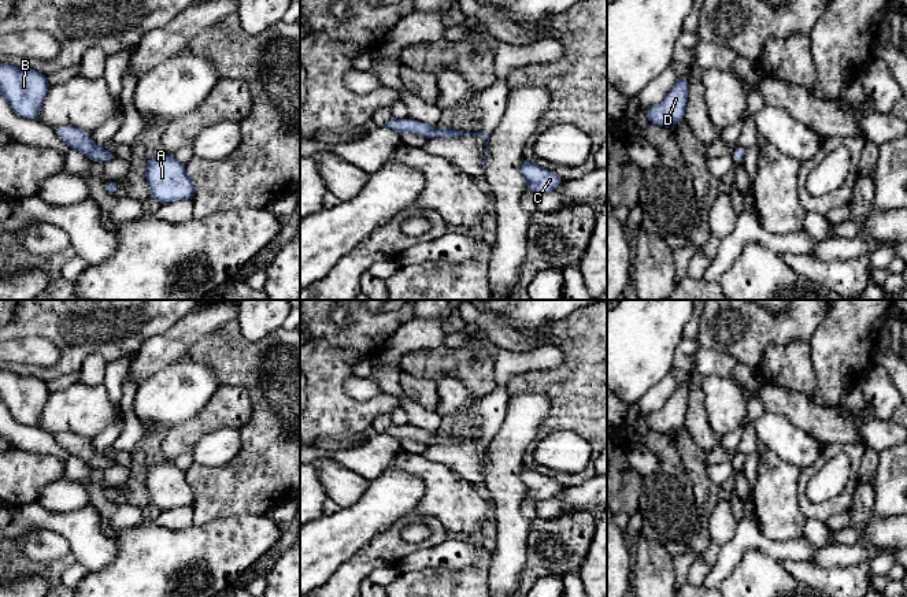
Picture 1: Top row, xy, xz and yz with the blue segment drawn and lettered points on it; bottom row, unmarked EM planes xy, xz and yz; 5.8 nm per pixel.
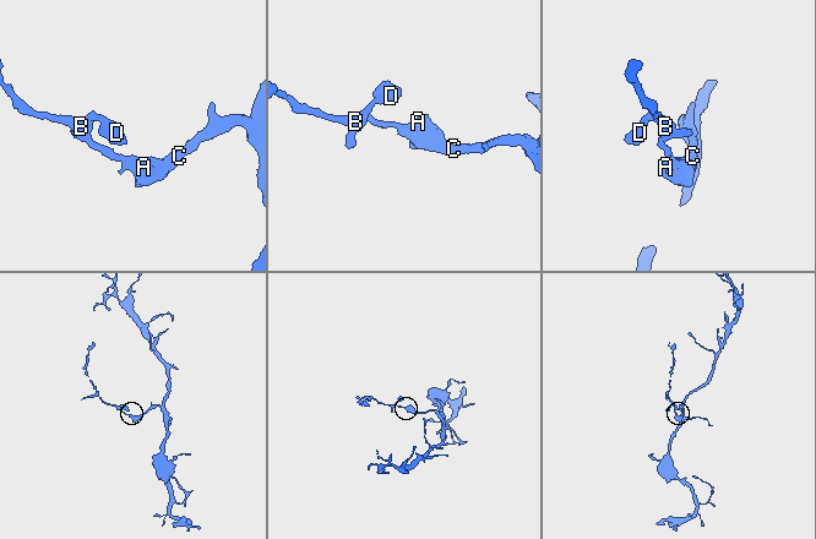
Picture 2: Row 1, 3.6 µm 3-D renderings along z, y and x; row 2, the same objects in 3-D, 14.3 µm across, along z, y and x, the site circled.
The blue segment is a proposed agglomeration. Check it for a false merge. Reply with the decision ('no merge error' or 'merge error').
no merge error

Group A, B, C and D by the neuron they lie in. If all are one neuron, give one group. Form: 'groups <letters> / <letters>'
groups A B C D

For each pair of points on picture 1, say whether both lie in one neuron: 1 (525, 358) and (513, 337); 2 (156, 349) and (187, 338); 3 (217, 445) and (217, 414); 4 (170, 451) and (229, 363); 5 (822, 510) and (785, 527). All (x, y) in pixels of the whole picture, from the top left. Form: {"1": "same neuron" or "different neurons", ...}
{"1": "different neurons", "2": "same neuron", "3": "different neurons", "4": "different neurons", "5": "different neurons"}

